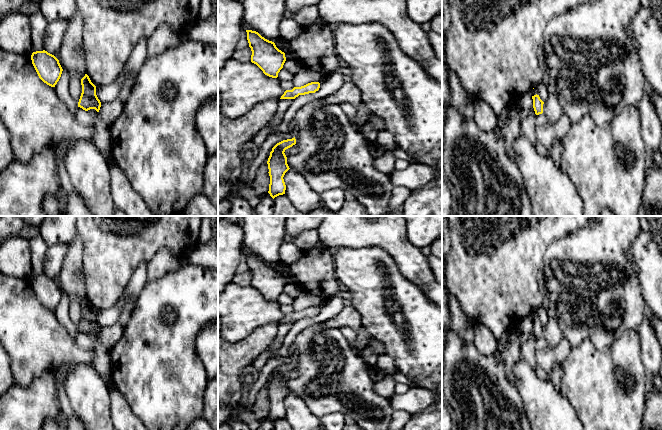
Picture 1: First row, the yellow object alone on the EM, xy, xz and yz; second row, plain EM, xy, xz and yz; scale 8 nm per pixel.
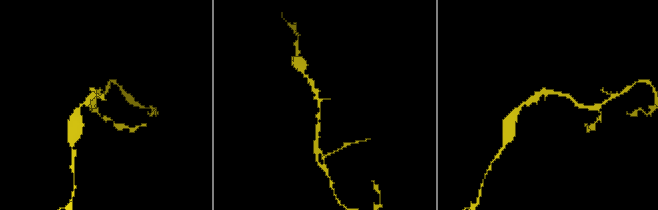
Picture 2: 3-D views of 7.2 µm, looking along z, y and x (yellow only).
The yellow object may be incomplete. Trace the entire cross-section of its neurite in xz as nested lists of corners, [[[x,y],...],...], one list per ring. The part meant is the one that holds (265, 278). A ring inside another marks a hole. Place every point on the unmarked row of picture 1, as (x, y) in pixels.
[[[246,254],[251,272],[251,286],[256,288],[265,299],[277,302],[286,285],[285,277],[275,267],[262,261],[258,256]]]

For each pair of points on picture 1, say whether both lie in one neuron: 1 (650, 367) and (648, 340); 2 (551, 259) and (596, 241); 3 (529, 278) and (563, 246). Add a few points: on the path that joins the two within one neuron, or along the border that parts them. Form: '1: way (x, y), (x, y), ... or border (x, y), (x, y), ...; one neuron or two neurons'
1: way (650, 360), (650, 347); one neuron
2: way (562, 259), (578, 259), (585, 252); one neuron
3: border (551, 243), (544, 255), (543, 267), (541, 269); two neurons

